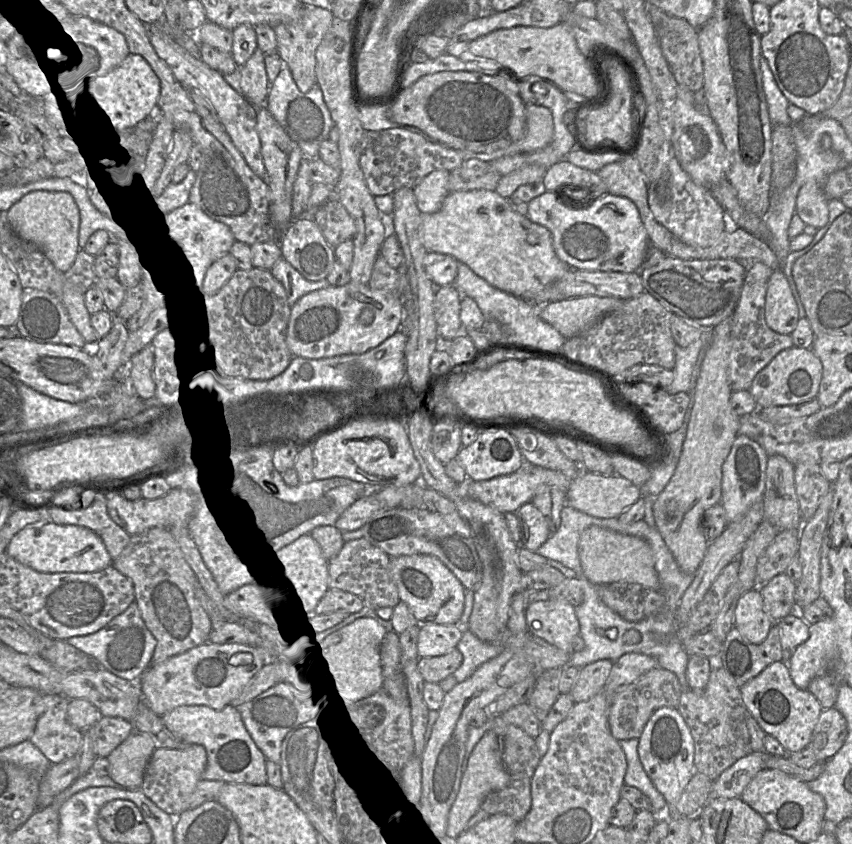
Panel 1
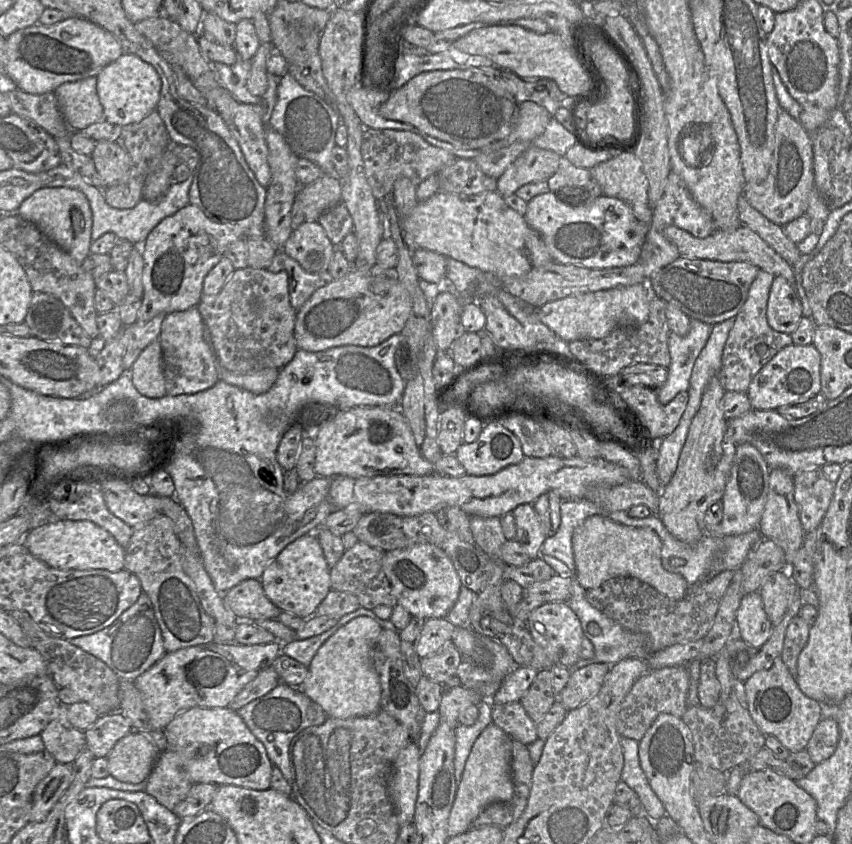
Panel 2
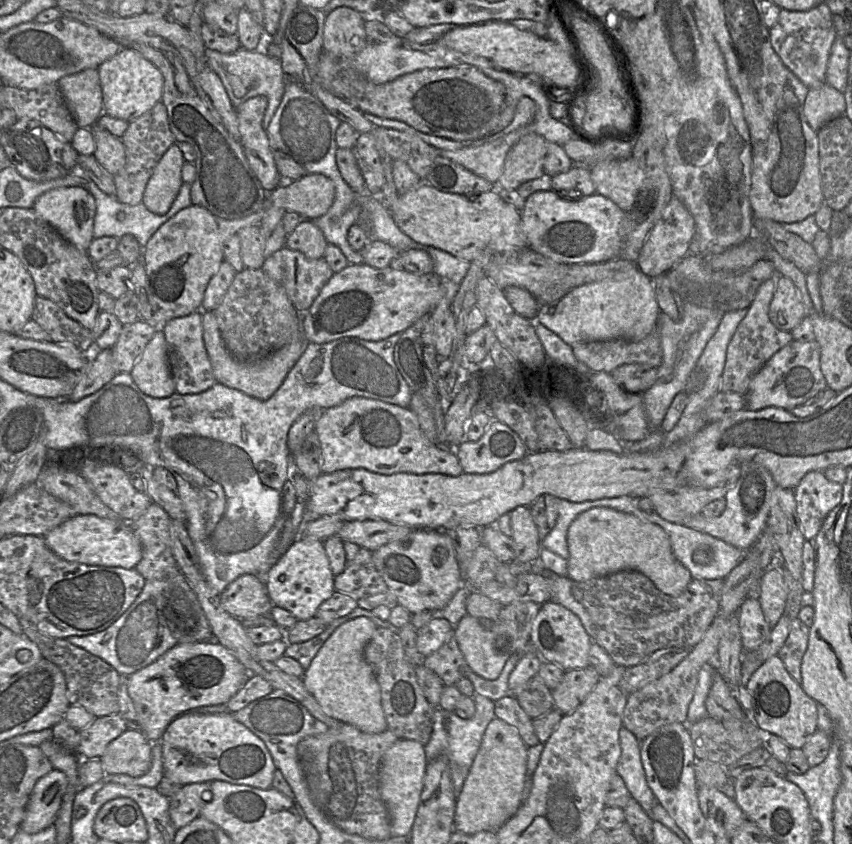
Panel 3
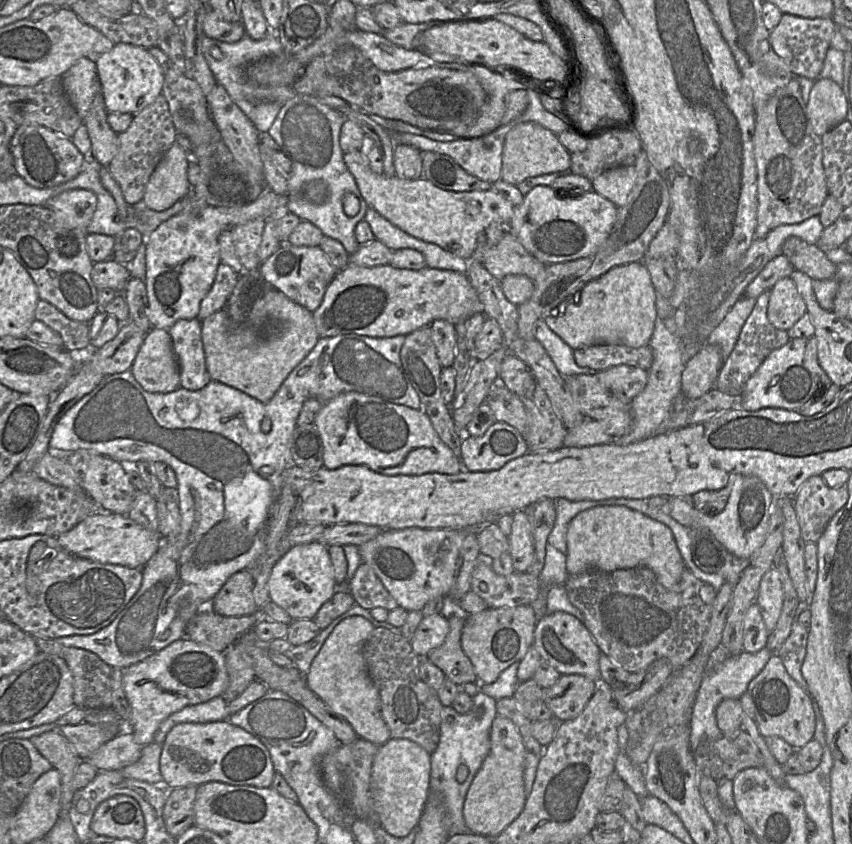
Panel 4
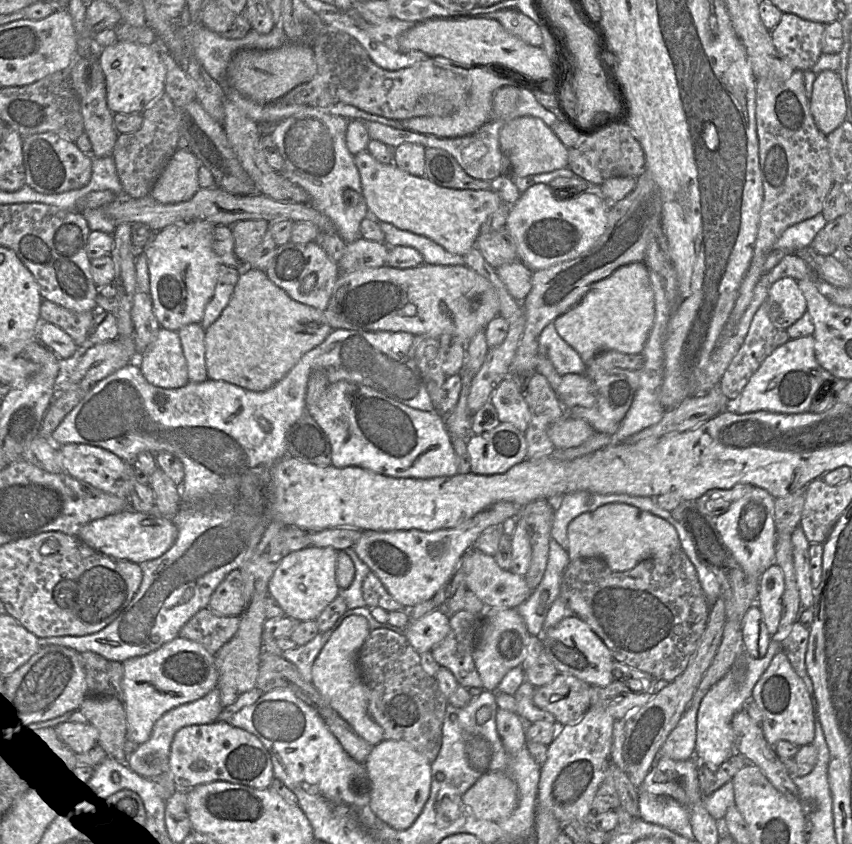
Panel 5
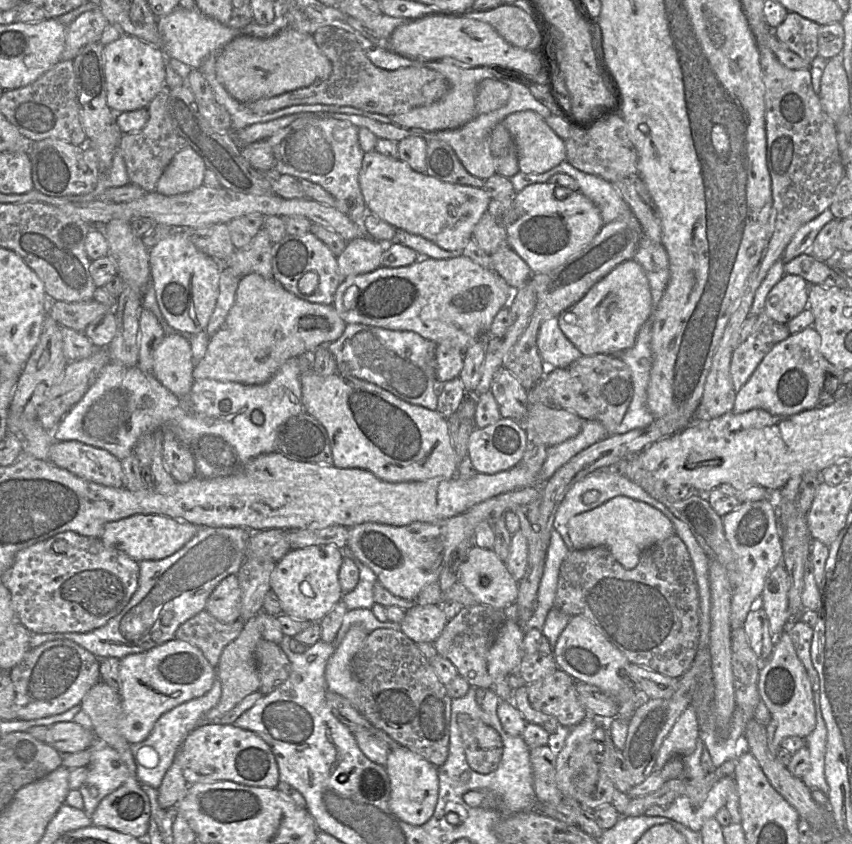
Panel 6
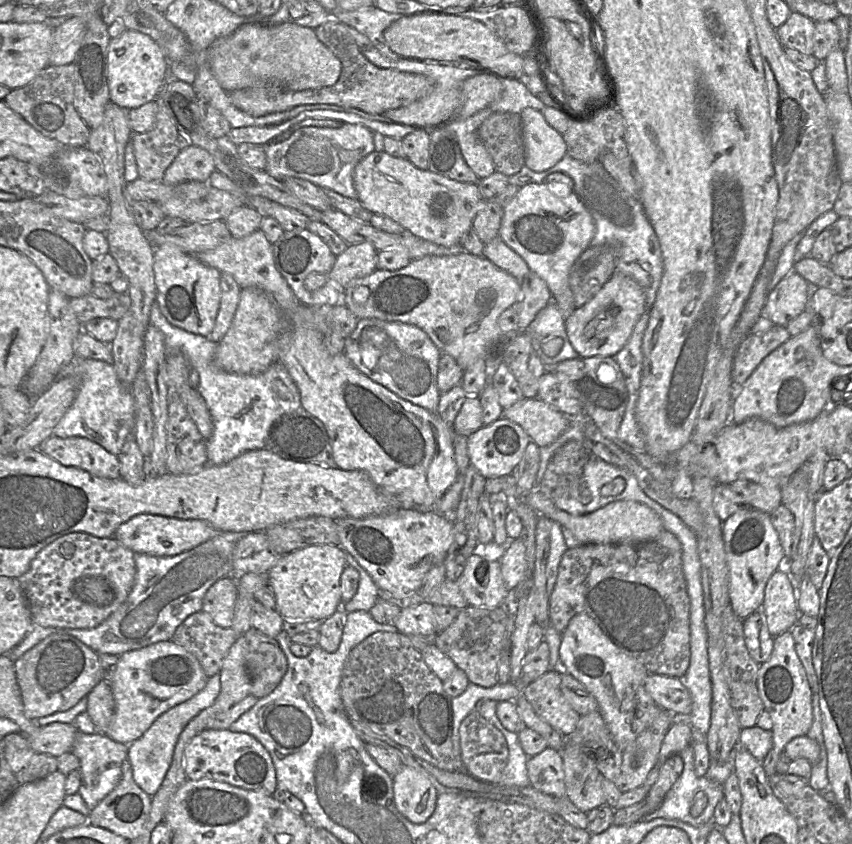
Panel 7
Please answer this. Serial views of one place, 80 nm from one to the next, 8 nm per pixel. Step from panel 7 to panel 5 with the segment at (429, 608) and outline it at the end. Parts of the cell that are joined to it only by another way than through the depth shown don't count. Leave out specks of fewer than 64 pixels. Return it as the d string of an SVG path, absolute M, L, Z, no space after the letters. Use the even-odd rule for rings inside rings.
M436 608L418 620L411 620L404 634L419 653L431 651L441 643L450 631L450 616Z

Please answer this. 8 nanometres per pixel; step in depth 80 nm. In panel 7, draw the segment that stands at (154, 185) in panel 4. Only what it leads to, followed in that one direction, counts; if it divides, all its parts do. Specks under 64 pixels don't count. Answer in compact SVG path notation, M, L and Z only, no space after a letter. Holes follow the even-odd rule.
M190 145L180 150L177 157L167 168L162 178L166 185L177 185L186 181L208 181L216 171L212 155L205 149Z

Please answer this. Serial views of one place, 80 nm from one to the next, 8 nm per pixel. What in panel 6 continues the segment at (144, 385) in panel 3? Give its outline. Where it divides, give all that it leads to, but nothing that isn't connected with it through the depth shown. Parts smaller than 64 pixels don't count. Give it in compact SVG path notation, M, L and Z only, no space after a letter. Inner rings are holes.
M178 332L166 334L154 353L153 376L175 395L186 396L194 382L193 369L194 360L188 337Z

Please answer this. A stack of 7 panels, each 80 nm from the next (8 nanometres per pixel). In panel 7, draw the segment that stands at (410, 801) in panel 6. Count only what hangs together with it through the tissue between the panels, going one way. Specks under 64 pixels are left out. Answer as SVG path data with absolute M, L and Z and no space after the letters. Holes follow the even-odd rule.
M402 766L393 777L393 790L398 811L410 822L423 824L434 813L438 792L424 773Z

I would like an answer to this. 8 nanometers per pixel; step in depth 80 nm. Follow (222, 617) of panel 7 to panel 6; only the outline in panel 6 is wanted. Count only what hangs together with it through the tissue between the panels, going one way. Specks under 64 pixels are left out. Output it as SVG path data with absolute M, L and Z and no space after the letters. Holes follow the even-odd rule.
M237 574L225 577L210 594L205 610L223 623L240 619L241 589Z

